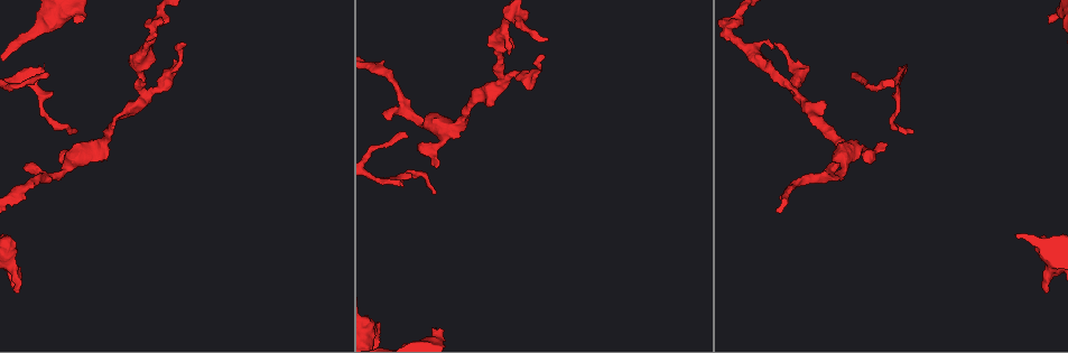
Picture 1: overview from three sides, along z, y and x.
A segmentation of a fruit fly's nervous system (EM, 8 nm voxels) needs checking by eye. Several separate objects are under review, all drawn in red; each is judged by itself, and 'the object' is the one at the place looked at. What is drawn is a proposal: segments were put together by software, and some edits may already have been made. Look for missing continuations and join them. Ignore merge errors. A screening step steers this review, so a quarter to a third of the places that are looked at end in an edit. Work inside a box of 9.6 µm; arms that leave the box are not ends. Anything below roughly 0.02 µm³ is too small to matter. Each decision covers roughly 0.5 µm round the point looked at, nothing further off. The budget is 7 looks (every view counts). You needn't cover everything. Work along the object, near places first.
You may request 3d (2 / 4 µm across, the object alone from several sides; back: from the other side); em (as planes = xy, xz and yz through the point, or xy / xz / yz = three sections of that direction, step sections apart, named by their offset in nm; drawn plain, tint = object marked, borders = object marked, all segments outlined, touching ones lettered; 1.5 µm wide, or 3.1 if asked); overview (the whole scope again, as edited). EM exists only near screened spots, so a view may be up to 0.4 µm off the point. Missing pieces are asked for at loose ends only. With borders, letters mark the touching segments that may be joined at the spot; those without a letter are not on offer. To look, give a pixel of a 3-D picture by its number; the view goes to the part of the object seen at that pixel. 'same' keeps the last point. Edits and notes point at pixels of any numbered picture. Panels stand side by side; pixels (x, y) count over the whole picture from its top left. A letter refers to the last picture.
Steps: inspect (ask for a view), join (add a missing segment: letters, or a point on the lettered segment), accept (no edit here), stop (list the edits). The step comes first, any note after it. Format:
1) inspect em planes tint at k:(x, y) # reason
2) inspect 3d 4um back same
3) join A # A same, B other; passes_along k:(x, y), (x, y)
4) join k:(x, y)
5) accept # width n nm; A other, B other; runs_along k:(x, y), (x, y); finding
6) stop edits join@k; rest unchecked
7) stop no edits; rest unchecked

inspect 3d 4um at 1:(837, 163) # an open end

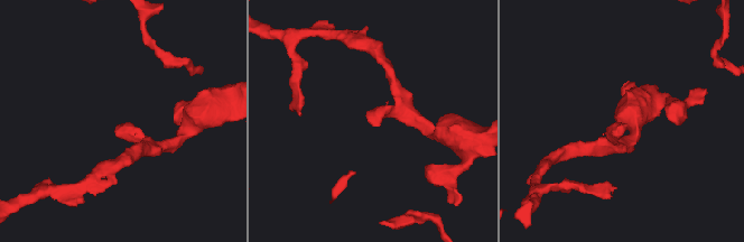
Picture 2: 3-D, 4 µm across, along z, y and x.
inspect em planes borders at 2:(122, 123)

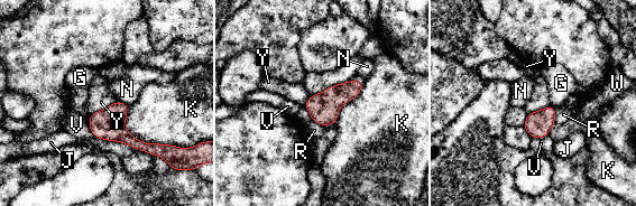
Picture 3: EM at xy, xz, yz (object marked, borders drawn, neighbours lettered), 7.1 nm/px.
accept # G other, J other, K other, N other, R other, V other, W other, Y other; border 3:(116, 100), (90, 115); none of them fits

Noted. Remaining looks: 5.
inspect em planes borders at 1:(441, 330) # an open end

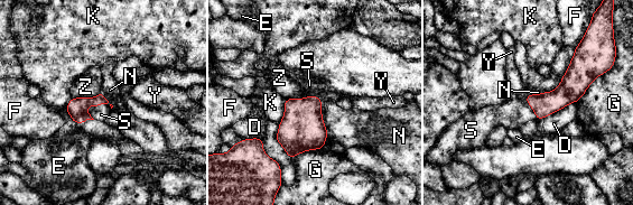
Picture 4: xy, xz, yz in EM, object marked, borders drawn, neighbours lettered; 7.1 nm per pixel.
join S # D other, E other, F other, G other, K other, N other, S same, Y other, Z other; passes_along 4:(75, 104), (96, 106), (101, 113); it goes on there

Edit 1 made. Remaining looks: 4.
inspect overview # redraw

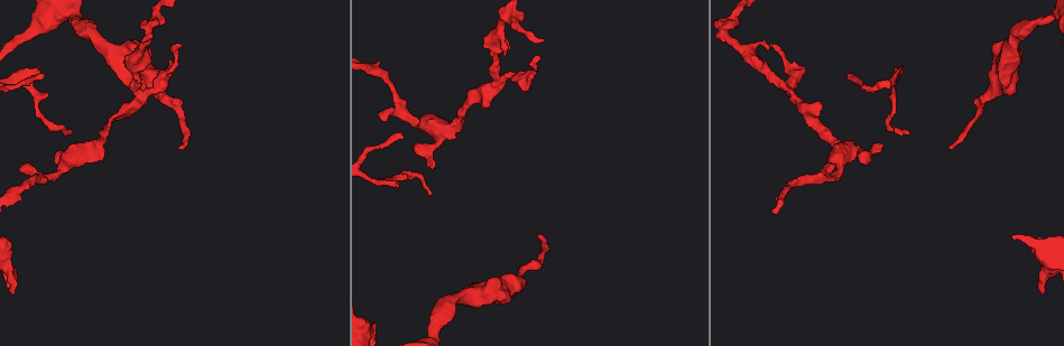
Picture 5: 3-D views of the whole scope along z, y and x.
inspect 3d 4um at 5:(398, 188) # branch stops here

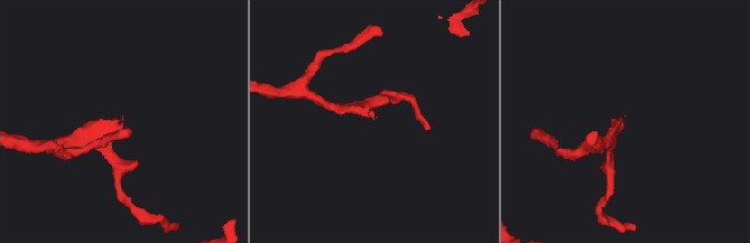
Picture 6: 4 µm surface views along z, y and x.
inspect em planes tint at 6:(122, 126)

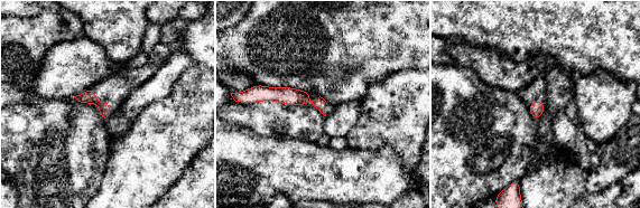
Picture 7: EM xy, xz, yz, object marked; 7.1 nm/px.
inspect em planes borders same # see the neighbours

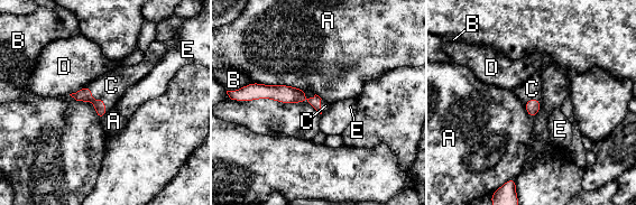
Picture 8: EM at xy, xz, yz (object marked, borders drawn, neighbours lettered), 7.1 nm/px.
join C # A other, B other, C same, D other, E other; passes_along 8:(84, 94), (100, 99), (111, 85); it goes on there

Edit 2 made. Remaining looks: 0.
stop edits join@4, join@8; rest unchecked

